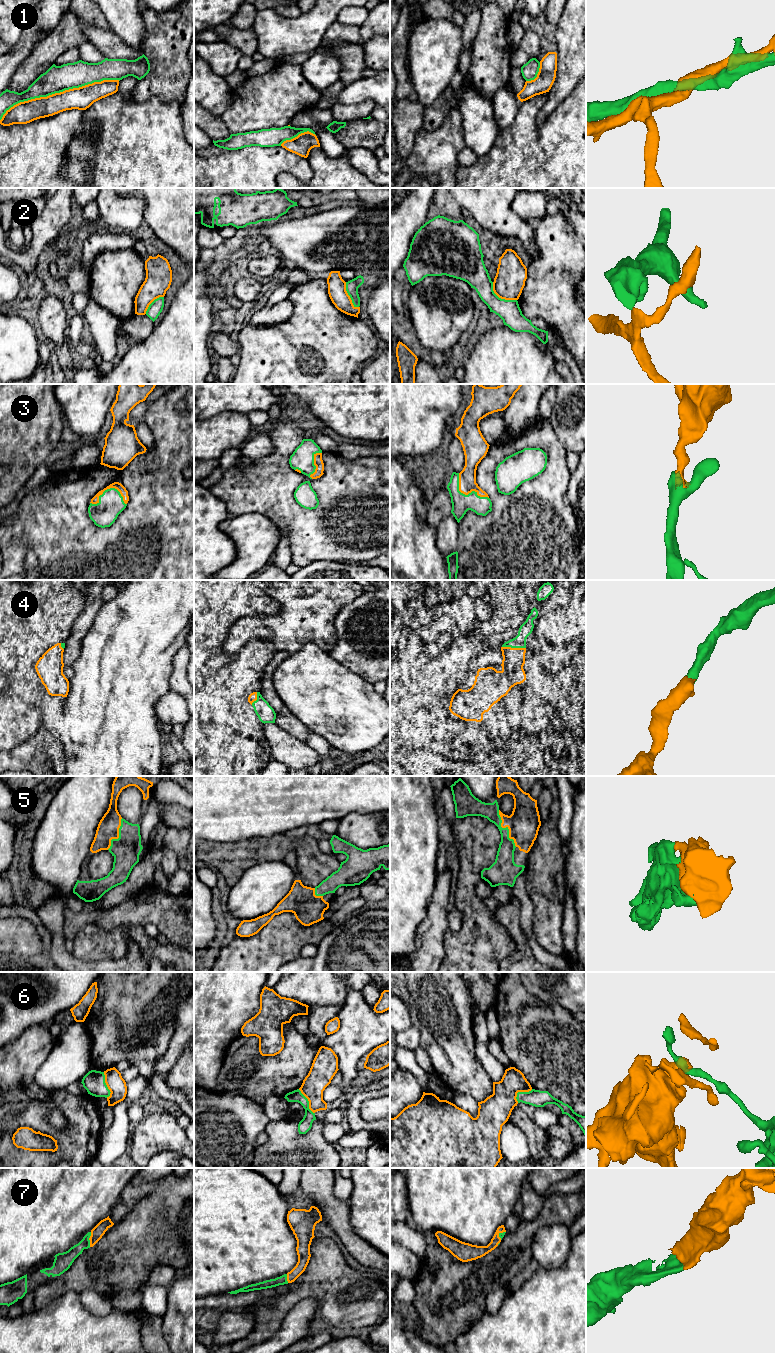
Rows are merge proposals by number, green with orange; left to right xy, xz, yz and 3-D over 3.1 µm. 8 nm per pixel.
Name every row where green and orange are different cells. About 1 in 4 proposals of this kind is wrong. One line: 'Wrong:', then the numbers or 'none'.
Wrong: 1, 2, 6

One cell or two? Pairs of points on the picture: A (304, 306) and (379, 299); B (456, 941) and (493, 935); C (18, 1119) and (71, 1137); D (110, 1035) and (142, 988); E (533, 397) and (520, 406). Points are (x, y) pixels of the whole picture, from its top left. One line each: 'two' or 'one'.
A: two
B: one
C: one
D: one
E: one

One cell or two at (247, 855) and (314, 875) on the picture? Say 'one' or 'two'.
one

